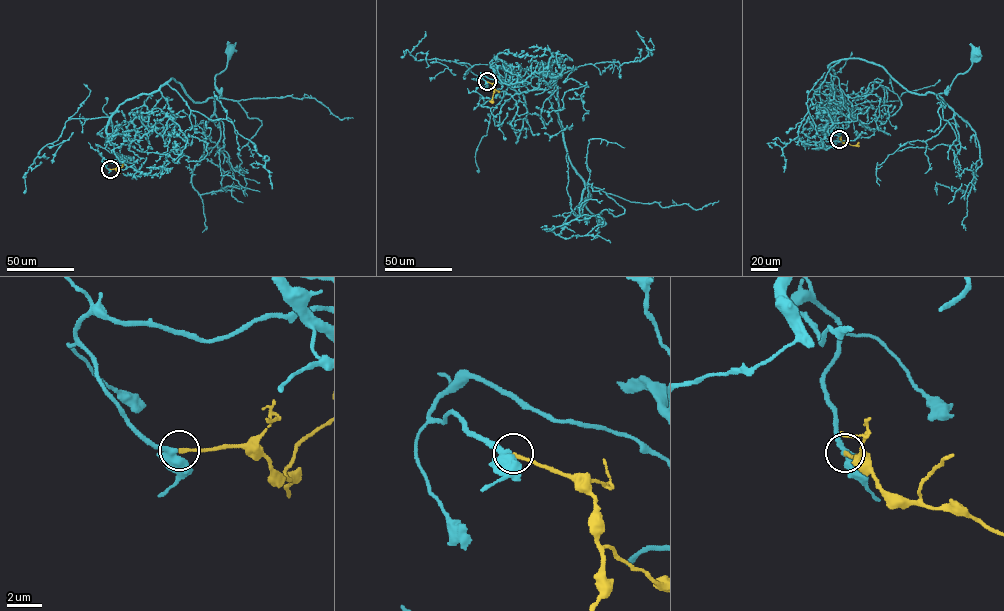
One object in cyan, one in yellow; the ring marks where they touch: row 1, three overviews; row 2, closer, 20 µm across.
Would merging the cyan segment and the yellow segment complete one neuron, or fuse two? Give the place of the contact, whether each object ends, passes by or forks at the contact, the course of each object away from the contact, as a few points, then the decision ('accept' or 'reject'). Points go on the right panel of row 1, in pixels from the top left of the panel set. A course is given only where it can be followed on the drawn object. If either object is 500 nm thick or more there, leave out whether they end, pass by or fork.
at (839, 139); cyan passes by; yellow ends there; cyan runs (839, 139), (829, 108), (831, 63), (848, 58), (874, 62), (911, 92), (938, 94), (968, 70), (974, 53); yellow runs (839, 139), (852, 145), (859, 142); accept

